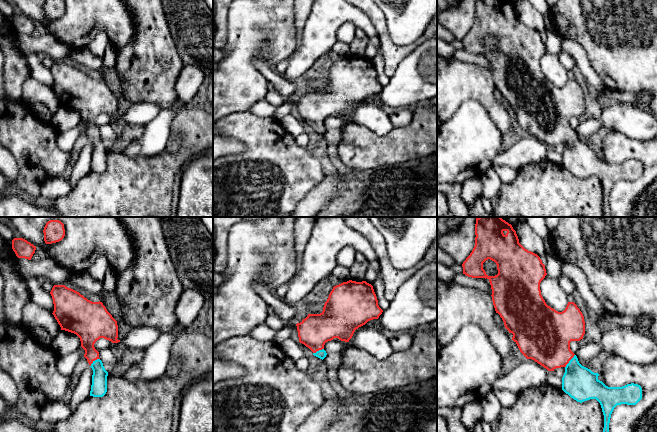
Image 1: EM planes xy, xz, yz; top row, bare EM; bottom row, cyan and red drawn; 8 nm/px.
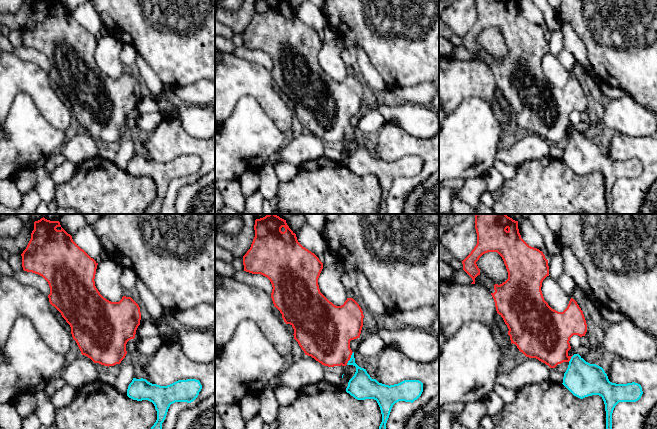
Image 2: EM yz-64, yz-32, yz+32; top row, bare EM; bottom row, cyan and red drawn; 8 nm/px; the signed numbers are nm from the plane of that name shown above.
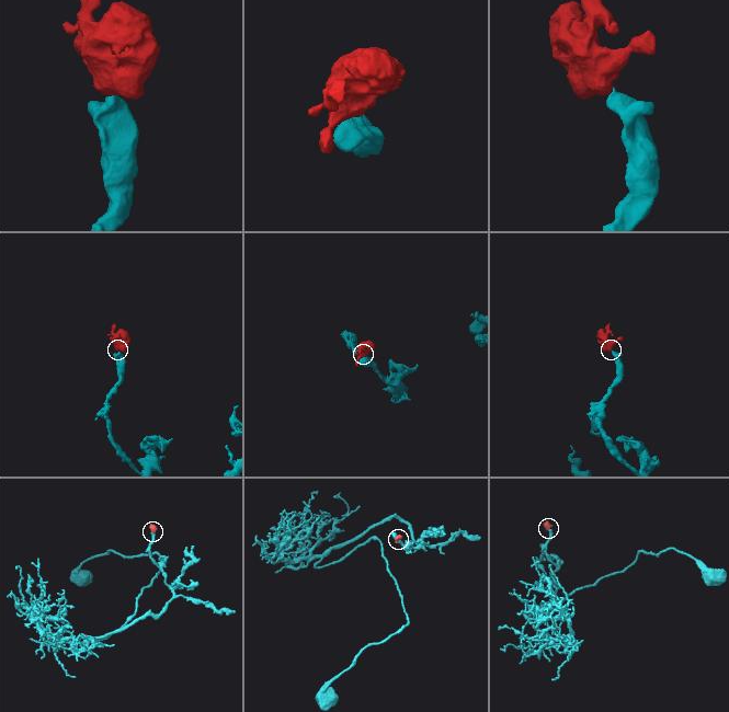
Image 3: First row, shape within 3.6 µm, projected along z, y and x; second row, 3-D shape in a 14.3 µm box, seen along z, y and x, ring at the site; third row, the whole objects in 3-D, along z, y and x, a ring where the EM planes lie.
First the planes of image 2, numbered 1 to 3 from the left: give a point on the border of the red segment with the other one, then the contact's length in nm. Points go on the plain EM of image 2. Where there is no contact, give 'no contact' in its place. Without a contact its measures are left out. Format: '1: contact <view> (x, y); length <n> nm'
1: no contact
2: contact yz-32 (350, 134); length 120 nm
3: contact yz+32 (571, 134); length 70 nm

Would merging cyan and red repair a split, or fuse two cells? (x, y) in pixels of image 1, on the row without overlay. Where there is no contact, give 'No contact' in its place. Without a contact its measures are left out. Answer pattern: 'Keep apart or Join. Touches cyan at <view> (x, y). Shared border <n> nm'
Join. Touches cyan at yz (569, 137). Shared border 130 nm

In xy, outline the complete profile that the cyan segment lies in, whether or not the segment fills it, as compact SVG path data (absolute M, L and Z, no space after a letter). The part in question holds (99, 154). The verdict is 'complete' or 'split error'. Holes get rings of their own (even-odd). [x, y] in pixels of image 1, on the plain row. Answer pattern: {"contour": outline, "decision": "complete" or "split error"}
{"contour": "M54 61L50 68L53 91L61 103L76 110L85 126L84 133L93 146L90 172L103 173L107 168L107 152L99 128L94 120L100 114L118 119L117 97L107 87L102 78L92 78L79 68L65 61Z", "decision": "split error"}

